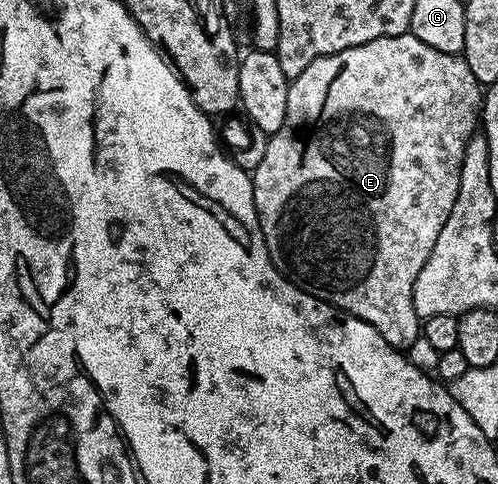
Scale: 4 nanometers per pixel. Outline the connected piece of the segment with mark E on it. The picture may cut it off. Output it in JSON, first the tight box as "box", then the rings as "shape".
{"box":[250,31,482,350],"shape":[[[410,31],[393,37],[379,37],[370,43],[314,59],[314,63],[310,63],[302,75],[291,78],[286,99],[286,119],[282,127],[269,136],[262,163],[258,163],[258,167],[250,173],[254,207],[276,270],[302,291],[370,323],[370,327],[374,327],[374,331],[378,331],[378,335],[382,335],[382,339],[386,339],[386,343],[395,349],[408,350],[414,339],[422,336],[422,318],[414,311],[414,279],[418,279],[418,271],[426,267],[426,259],[430,259],[430,251],[434,251],[434,243],[438,243],[442,223],[446,223],[450,207],[454,207],[454,199],[458,199],[466,143],[477,132],[481,117],[482,86],[478,79],[474,79],[474,71],[470,71],[463,56],[434,51],[434,47],[426,47],[426,43],[422,43],[422,39]]]}

